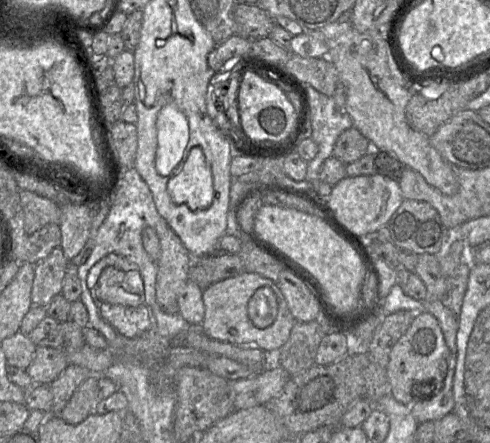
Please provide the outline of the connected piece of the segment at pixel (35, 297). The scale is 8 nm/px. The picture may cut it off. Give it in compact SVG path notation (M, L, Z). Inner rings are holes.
M59 246L34 265L34 280L31 290L33 305L47 307L51 299L61 293L68 262Z

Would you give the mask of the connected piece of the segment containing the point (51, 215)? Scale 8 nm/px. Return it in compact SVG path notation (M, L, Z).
M20 190L20 202L24 211L24 229L33 234L49 223L59 225L61 207L54 201L34 192Z

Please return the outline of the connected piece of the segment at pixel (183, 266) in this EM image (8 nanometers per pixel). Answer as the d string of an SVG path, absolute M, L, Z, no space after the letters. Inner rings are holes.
M165 220L159 221L154 230L157 233L160 245L160 256L156 261L156 301L163 311L178 313L177 300L188 280L188 270L192 263L192 257Z

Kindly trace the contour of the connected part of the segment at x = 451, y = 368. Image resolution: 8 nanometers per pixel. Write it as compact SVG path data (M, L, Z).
M451 352L447 357L447 366L443 387L438 394L420 399L419 402L410 407L413 417L419 424L437 421L453 411L453 378L456 369L456 357Z

